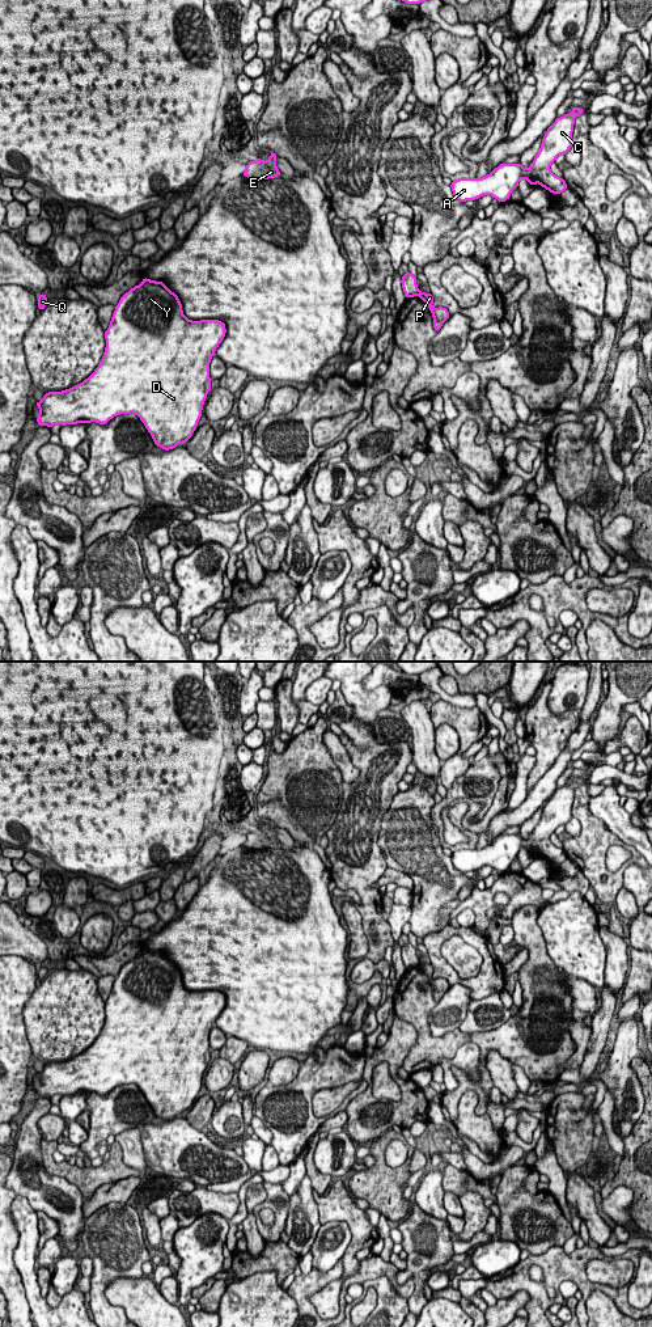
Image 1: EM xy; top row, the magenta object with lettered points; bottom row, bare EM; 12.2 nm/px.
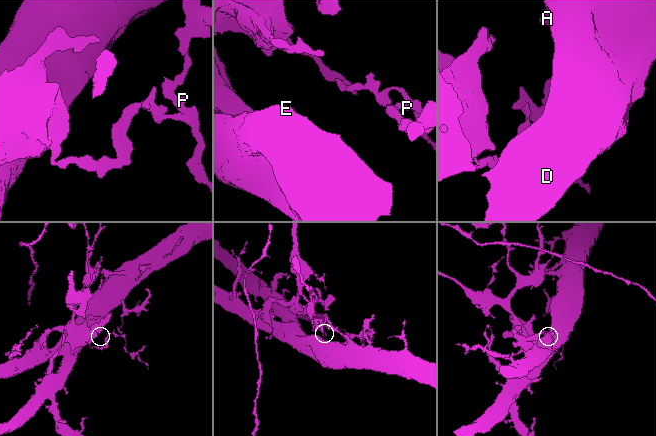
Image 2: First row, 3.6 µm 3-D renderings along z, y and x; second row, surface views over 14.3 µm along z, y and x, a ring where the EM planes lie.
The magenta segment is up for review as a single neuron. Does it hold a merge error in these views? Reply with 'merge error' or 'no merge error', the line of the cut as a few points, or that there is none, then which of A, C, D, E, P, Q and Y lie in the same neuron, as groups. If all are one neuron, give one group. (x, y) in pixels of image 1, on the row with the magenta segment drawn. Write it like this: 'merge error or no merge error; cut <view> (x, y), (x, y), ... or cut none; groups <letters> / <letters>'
merge error; cut xy (419, 291), (416, 294); groups A C D E Y / P Q

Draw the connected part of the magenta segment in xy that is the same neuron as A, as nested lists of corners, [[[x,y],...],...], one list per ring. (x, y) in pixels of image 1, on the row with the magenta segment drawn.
[[[573,107],[570,114],[555,119],[547,128],[541,148],[528,169],[521,164],[504,162],[483,178],[458,178],[450,185],[454,198],[466,202],[488,194],[501,203],[509,199],[521,178],[525,178],[532,186],[539,183],[550,193],[559,195],[568,186],[564,178],[556,177],[550,170],[550,165],[572,147],[575,118],[583,113],[584,109]]]

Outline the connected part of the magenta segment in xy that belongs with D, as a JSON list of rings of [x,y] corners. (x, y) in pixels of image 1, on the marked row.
[[[143,279],[126,292],[105,331],[105,354],[82,383],[62,392],[45,393],[37,402],[39,426],[97,422],[106,424],[120,414],[136,414],[165,451],[185,444],[196,430],[203,403],[211,390],[209,362],[226,329],[219,320],[192,321],[185,317],[178,296],[162,282]]]

